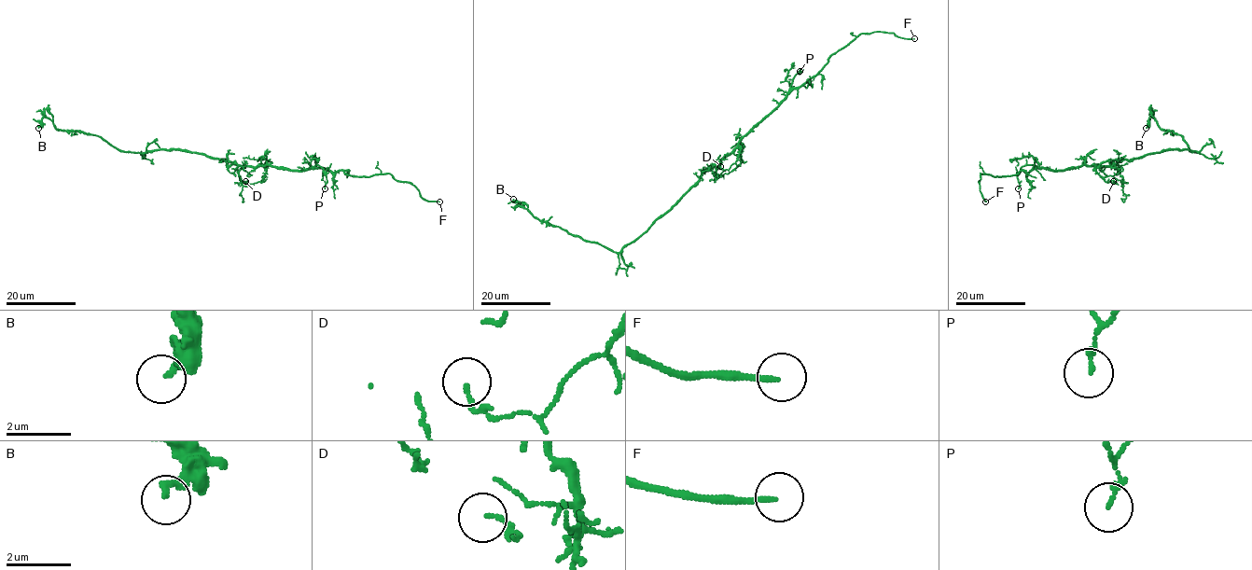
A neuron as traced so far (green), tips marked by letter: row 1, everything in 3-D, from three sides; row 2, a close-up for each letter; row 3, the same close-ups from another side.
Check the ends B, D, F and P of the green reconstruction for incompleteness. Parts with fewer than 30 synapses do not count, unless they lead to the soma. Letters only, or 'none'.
F

